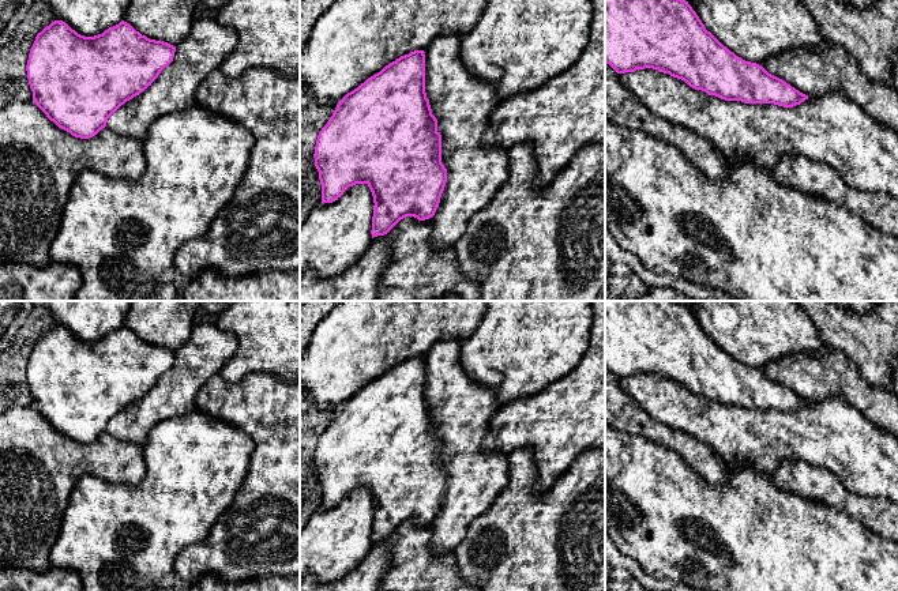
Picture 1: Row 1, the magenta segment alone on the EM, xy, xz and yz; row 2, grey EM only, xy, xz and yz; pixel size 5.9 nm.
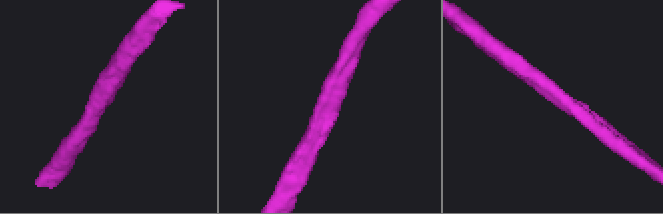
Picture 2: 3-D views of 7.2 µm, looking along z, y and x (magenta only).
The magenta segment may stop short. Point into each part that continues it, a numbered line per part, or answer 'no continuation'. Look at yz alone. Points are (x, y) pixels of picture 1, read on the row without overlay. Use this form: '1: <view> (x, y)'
no continuation

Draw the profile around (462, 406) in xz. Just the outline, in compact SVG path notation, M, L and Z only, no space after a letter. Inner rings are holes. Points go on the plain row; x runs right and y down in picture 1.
M442 339L425 355L425 398L432 419L437 425L437 437L442 440L442 468L447 474L447 486L439 512L432 522L432 545L437 553L450 553L463 541L469 524L484 513L508 483L508 458L503 452L486 452L482 447L491 417L499 409L492 388L474 380L461 361L462 342Z

